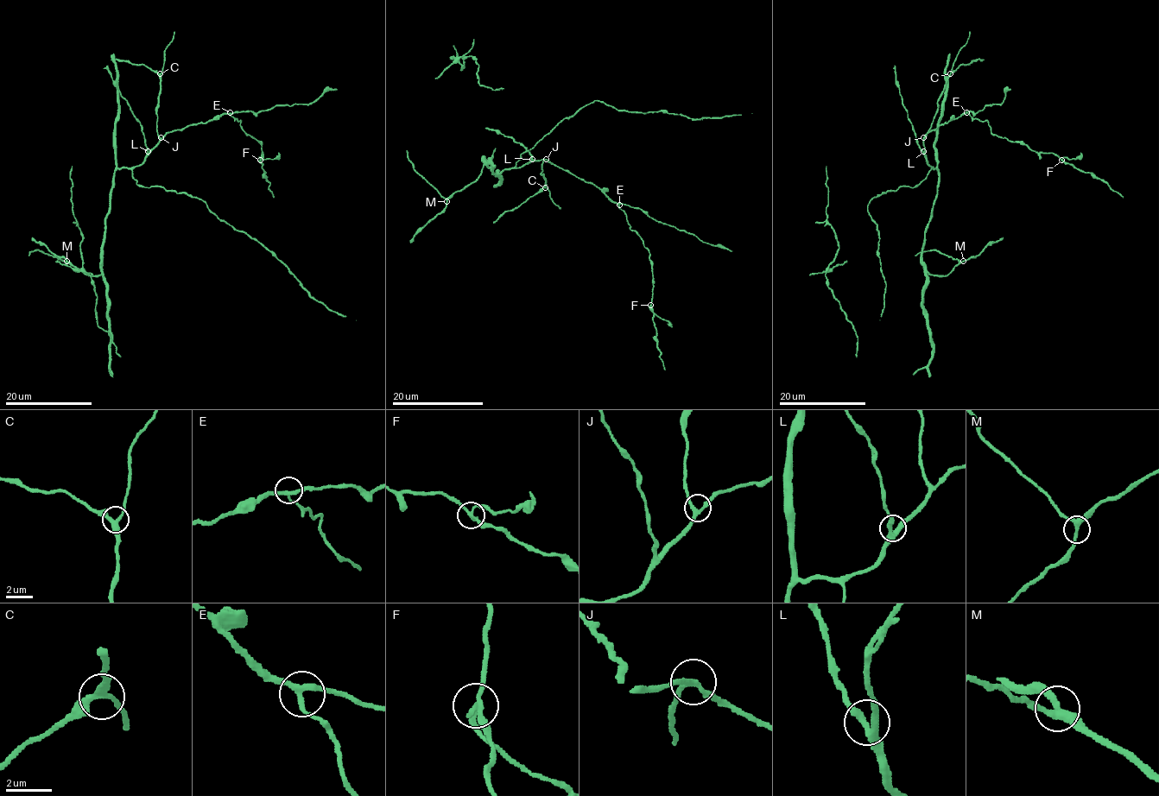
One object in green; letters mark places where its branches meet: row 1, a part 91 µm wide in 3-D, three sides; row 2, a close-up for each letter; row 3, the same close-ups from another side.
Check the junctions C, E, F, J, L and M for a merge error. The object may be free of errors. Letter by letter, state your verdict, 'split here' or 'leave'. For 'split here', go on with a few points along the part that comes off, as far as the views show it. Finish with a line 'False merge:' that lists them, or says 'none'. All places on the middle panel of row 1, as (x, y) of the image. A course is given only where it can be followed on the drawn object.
C: leave
E: leave
F: split here; foreign part runs (649, 306), (649, 308), (672, 327)
J: leave
L: leave
M: leave
False merge: F

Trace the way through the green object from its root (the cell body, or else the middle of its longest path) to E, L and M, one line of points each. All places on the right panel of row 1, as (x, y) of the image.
E: (925, 243), (927, 224), (936, 195), (939, 172), (927, 161), (923, 138), (939, 125), (966, 112)
L: (925, 243), (927, 224), (936, 195), (939, 172), (927, 163), (923, 151)
M: (925, 243), (922, 265), (929, 274), (946, 276), (963, 261)

